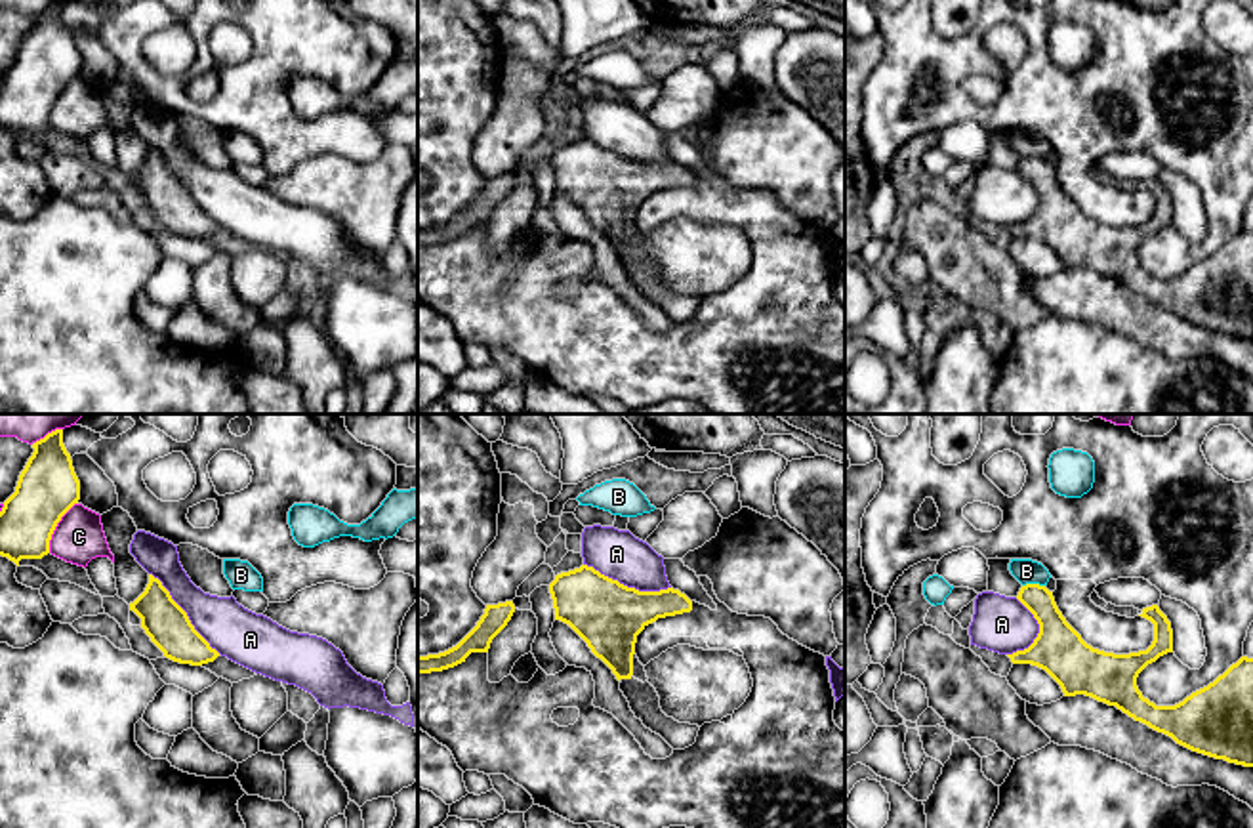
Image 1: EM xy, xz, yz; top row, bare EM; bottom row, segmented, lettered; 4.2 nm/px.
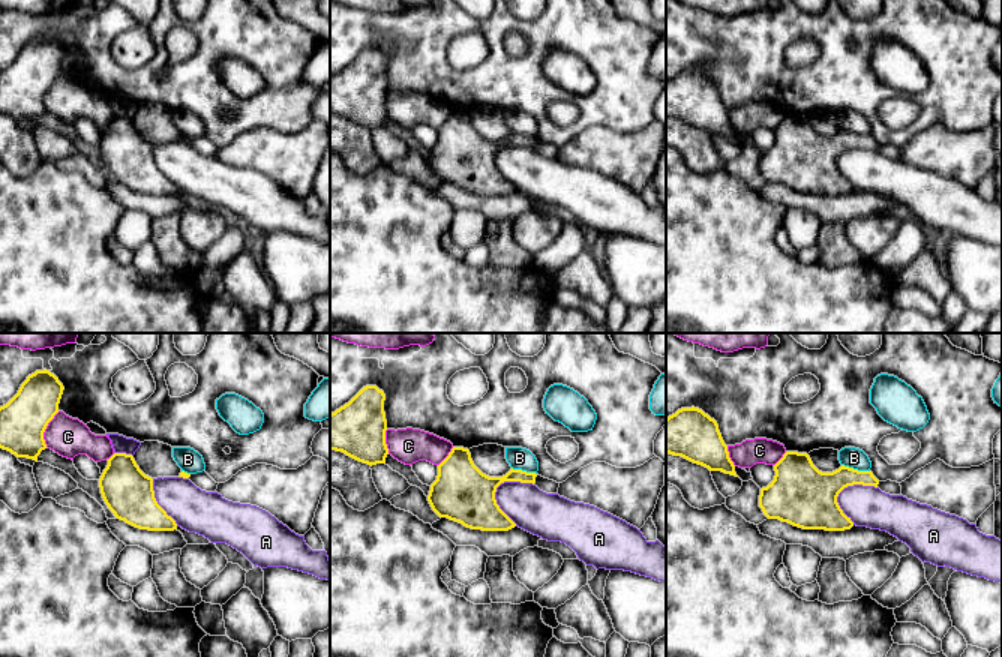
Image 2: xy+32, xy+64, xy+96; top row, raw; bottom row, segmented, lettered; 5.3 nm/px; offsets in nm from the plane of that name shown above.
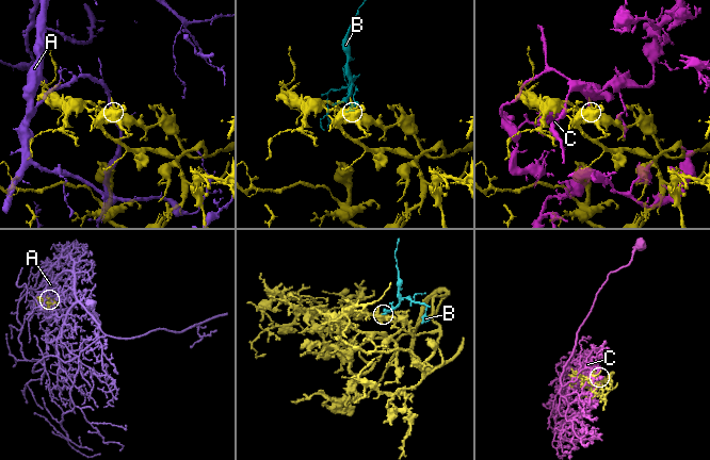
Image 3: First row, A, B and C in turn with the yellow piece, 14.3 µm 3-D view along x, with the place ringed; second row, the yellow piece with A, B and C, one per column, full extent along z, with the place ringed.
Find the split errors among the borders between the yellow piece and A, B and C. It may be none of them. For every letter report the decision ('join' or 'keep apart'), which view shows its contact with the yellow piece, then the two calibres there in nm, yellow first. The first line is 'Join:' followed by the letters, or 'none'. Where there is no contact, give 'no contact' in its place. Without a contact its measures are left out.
Join: none
A: keep apart; meets yellow in xz; 300 nm thick on the yellow side, 200 nm on the other
B: keep apart; meets yellow in yz; 160 nm thick on the yellow side, 110 nm on the other
C: keep apart; meets yellow in xy; 260 nm thick on the yellow side, 220 nm on the other

